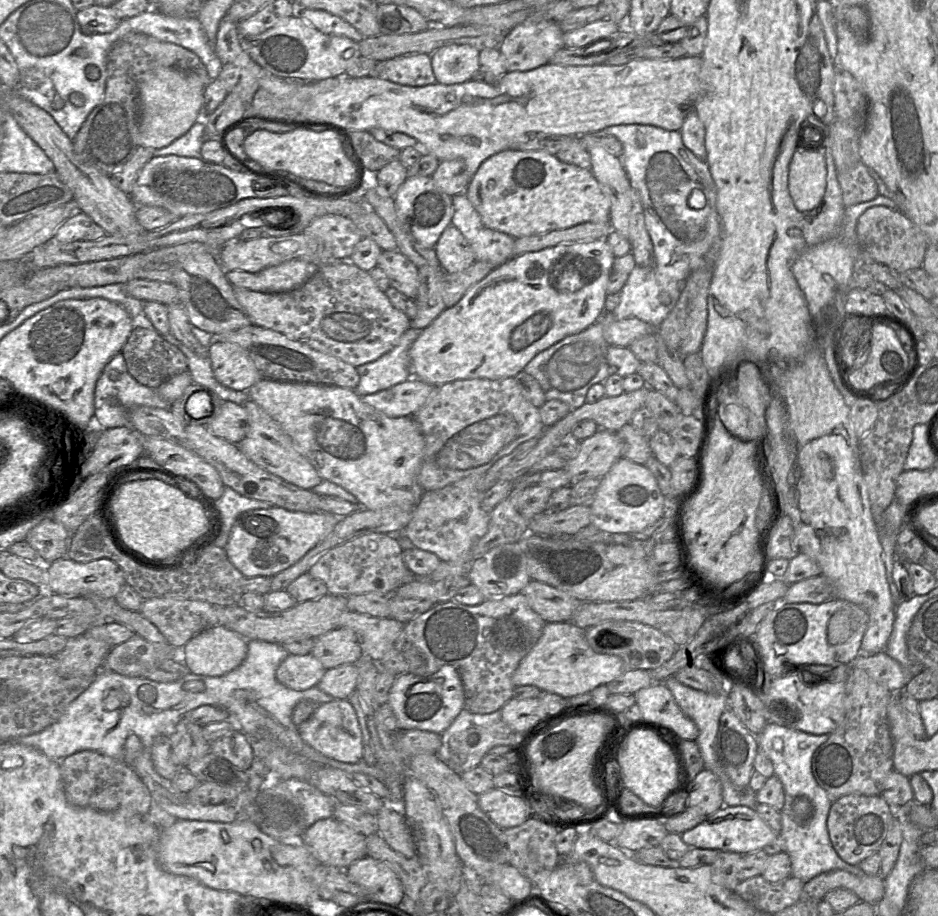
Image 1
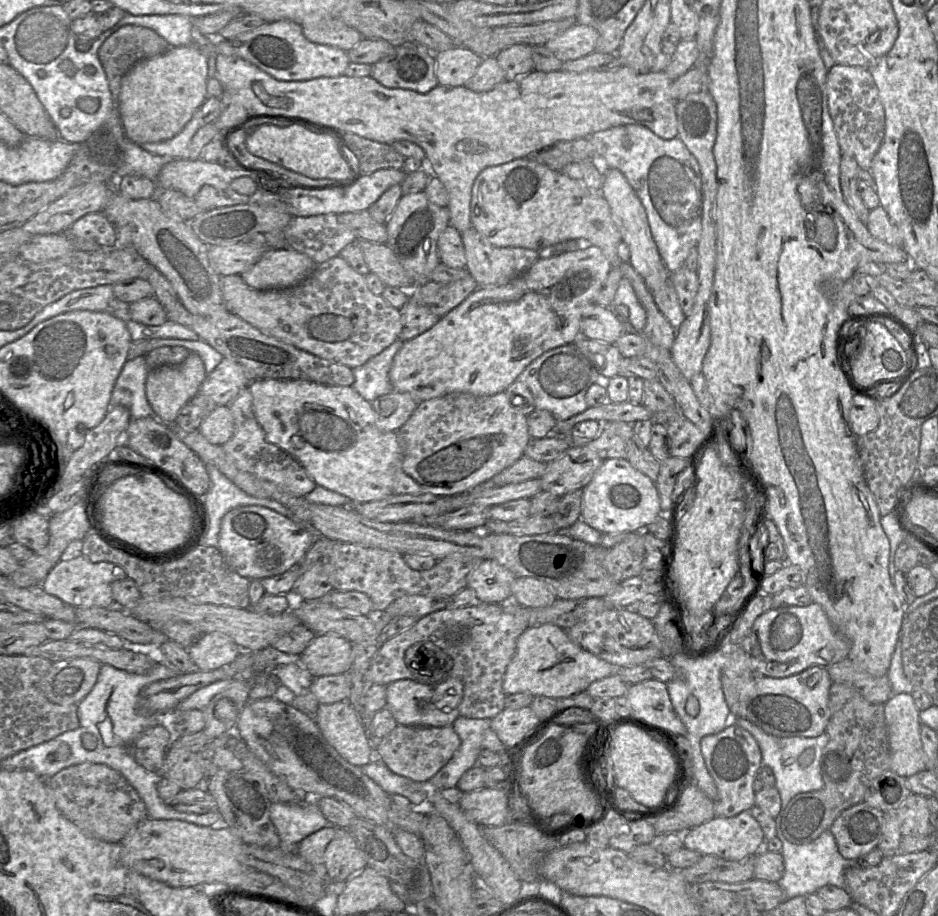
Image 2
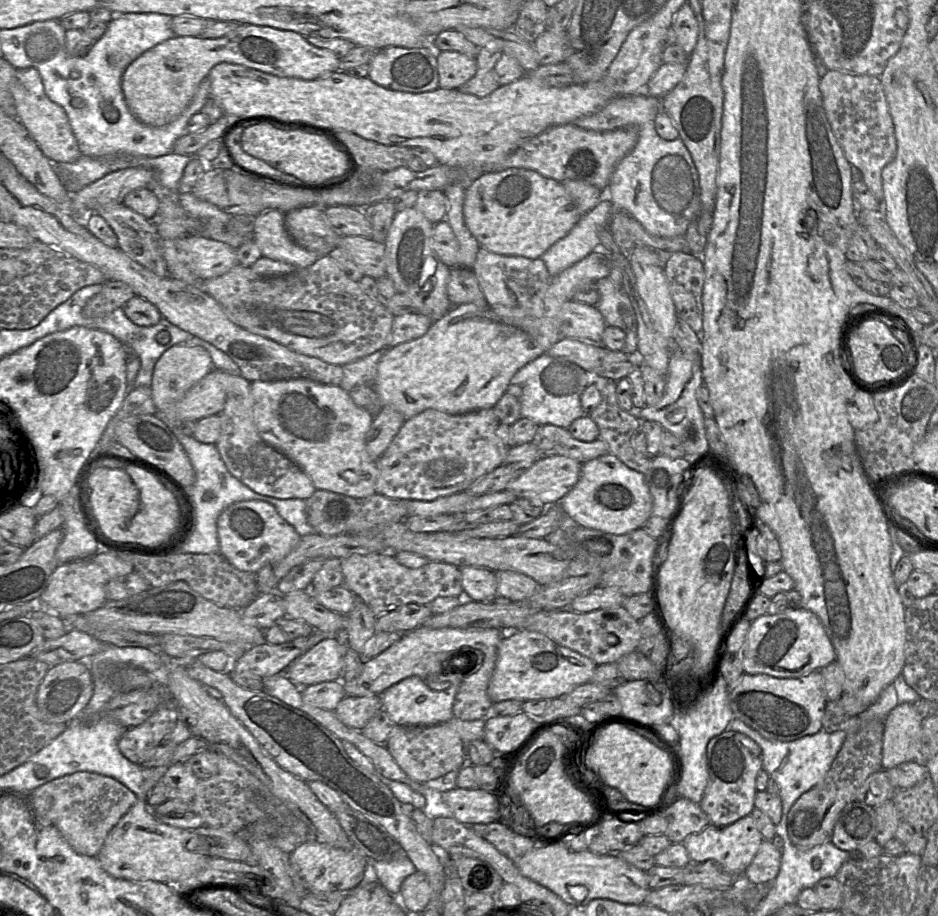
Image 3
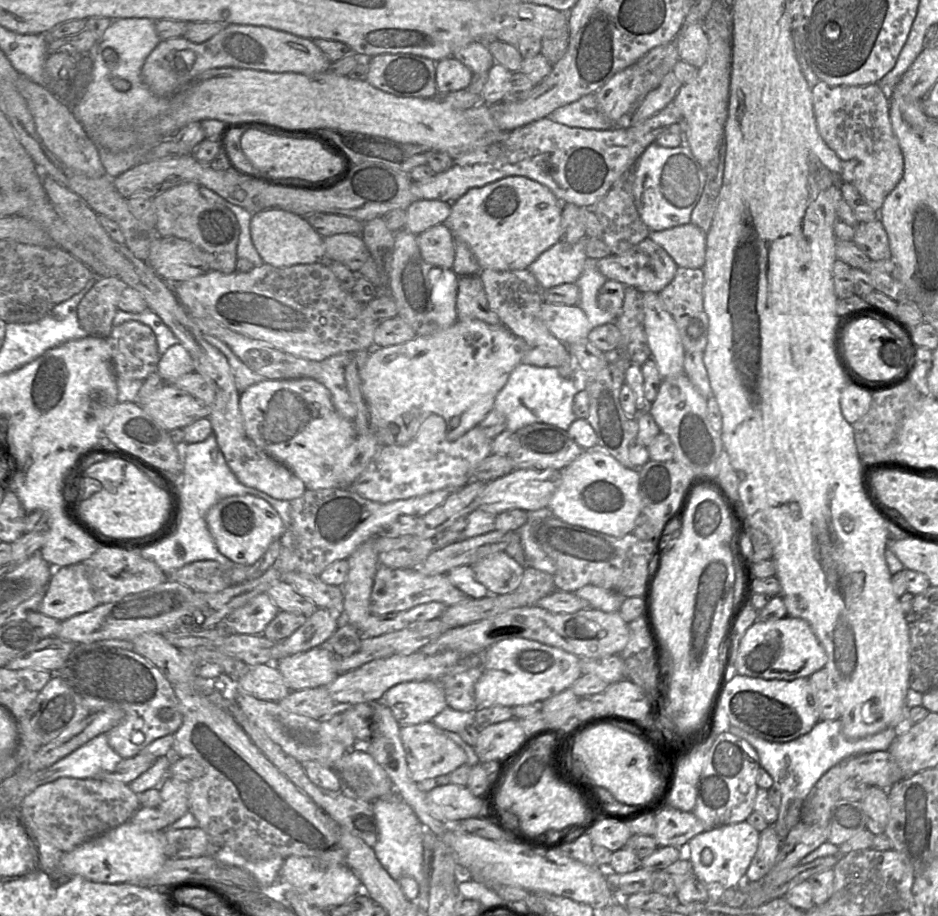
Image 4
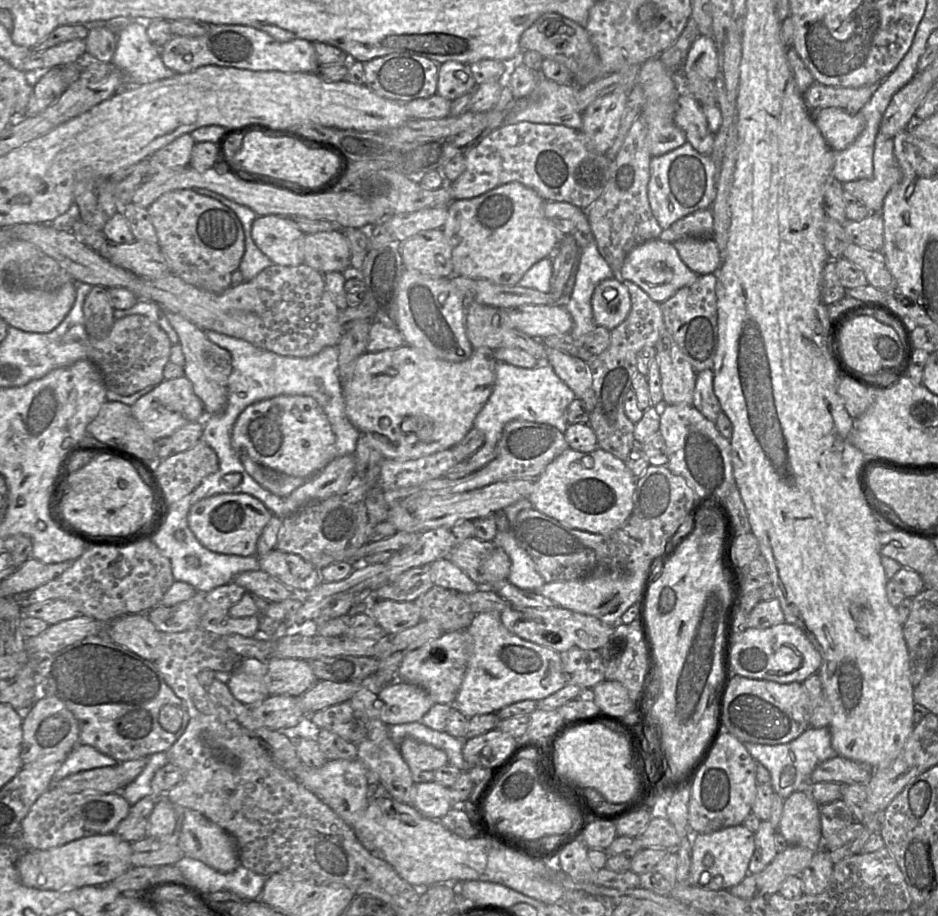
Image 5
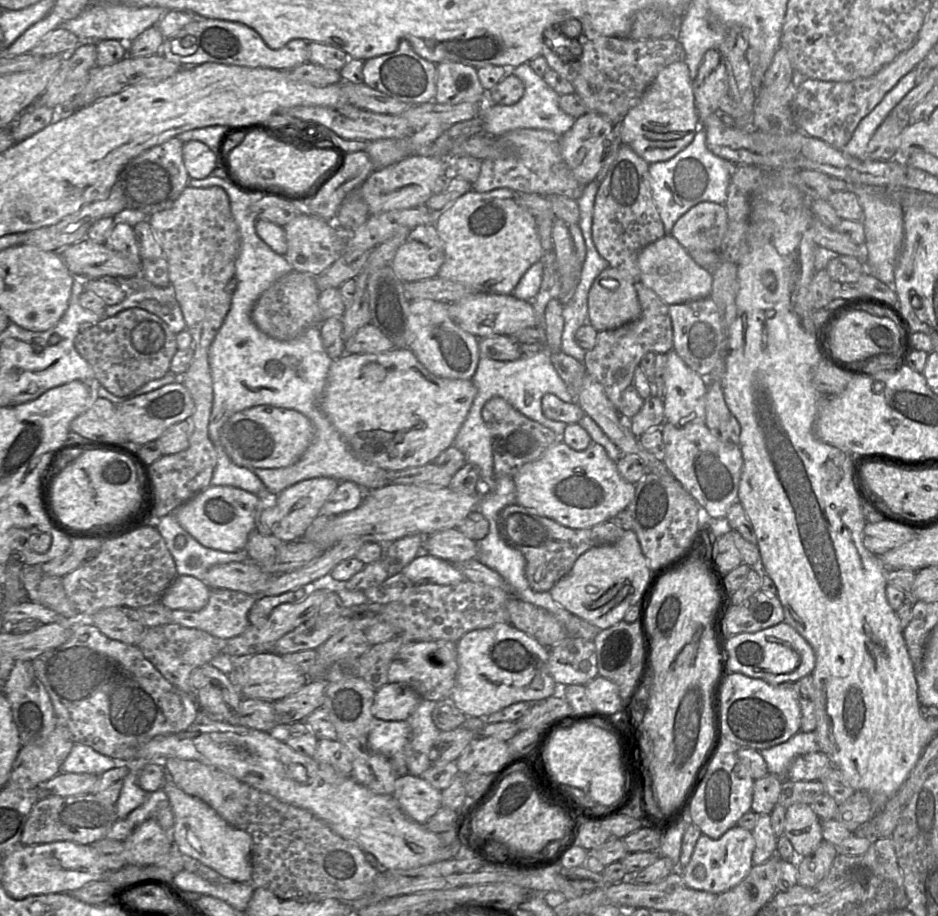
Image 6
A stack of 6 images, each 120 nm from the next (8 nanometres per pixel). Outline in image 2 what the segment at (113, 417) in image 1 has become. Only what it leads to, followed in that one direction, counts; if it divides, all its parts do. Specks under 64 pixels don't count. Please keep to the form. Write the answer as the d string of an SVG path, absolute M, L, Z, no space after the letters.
M144 356L127 360L112 391L110 407L128 408L131 420L155 417L146 396L146 379L149 370Z

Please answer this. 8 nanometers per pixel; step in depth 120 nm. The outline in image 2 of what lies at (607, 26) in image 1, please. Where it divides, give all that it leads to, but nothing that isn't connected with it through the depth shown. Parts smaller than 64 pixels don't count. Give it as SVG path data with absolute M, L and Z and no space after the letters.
M575 23L566 31L550 39L544 46L558 59L565 62L594 52L597 39L596 29Z

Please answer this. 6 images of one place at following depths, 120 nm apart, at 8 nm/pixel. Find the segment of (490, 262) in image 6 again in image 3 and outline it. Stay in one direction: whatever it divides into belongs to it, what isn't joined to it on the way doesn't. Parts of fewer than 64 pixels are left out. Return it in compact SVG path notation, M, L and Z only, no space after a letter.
M522 168L490 172L474 180L465 192L463 216L480 247L495 254L528 259L540 258L582 218L563 183Z

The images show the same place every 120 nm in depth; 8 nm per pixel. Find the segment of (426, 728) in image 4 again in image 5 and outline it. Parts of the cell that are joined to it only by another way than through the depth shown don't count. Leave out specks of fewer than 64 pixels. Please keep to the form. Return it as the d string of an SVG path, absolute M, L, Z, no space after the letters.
M405 738L398 749L411 773L435 771L448 763L443 750L412 738Z

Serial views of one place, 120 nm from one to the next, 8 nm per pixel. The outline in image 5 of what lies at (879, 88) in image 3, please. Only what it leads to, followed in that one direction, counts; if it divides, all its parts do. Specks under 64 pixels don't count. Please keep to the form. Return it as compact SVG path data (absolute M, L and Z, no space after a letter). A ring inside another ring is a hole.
M836 107L818 110L814 113L814 121L833 151L846 149L865 127L865 118L861 111L849 114ZM878 133L873 153L873 176L843 183L843 191L855 197L870 213L880 213L888 192L901 180L902 174L894 155L894 141Z

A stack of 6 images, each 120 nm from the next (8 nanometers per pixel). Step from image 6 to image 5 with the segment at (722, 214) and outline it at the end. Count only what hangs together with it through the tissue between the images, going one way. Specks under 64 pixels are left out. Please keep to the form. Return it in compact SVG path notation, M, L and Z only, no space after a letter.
M711 208L701 209L673 223L659 238L669 243L688 237L713 238L713 223Z

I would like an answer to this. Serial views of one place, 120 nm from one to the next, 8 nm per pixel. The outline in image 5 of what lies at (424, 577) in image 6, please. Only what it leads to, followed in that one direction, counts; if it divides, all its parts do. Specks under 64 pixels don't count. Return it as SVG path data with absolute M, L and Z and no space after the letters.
M449 558L430 563L431 579L434 585L461 593L473 593L481 587Z

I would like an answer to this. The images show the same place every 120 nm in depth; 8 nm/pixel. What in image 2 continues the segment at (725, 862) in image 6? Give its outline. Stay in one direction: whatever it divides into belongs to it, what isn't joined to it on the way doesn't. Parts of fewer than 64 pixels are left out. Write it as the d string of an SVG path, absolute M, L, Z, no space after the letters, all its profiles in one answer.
M743 811L729 818L716 816L687 830L682 836L685 848L728 861L742 861L751 855L758 854L765 844L763 830L750 811Z

